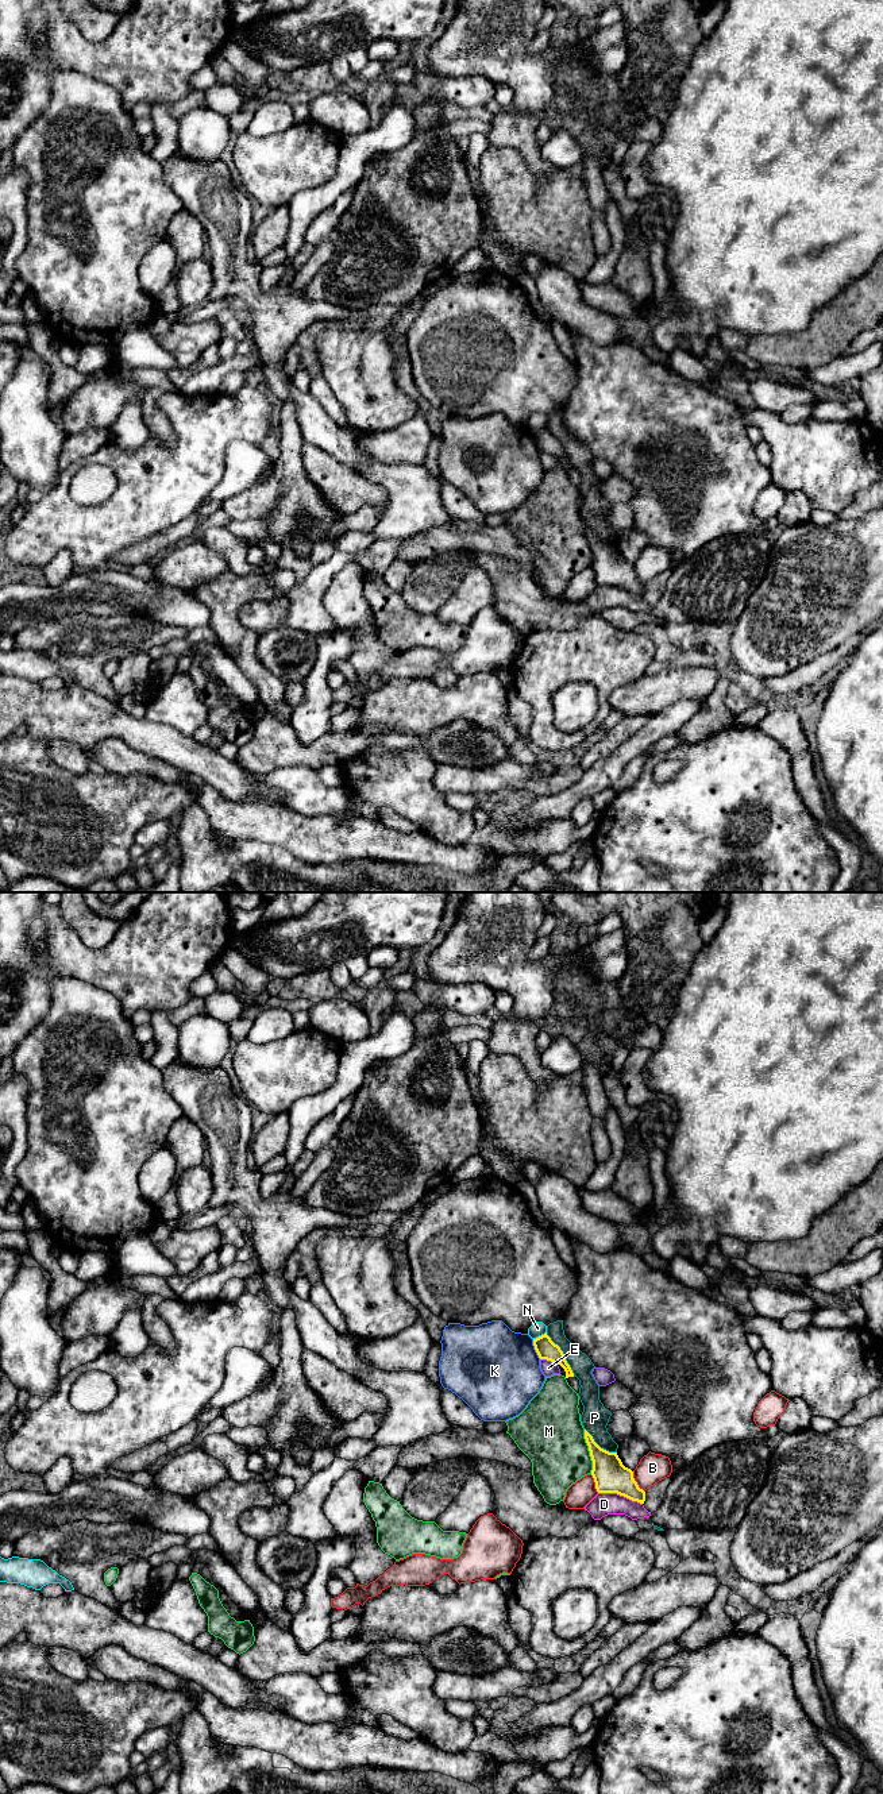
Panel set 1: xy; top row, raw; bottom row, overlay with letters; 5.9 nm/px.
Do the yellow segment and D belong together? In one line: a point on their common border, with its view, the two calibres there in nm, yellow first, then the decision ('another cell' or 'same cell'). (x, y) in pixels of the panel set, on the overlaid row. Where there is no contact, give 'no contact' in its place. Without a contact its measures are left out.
meets yellow in xy at (620, 1494); 200 nm thick on the yellow side, 140 nm on the other; another cell

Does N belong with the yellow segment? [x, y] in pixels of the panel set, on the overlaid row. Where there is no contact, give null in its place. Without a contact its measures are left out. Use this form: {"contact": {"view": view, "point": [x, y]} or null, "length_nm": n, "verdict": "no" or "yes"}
{"contact": {"view": "xy", "point": [539, 1337]}, "length_nm": 90, "verdict": "no"}

